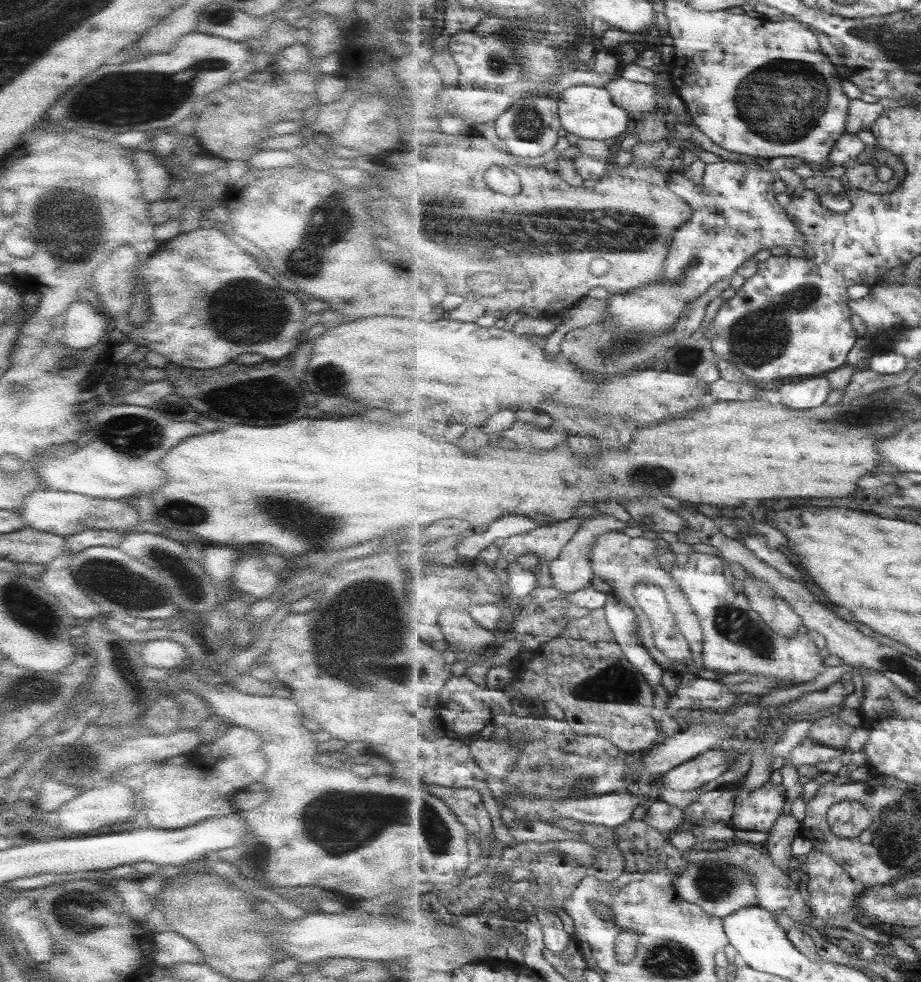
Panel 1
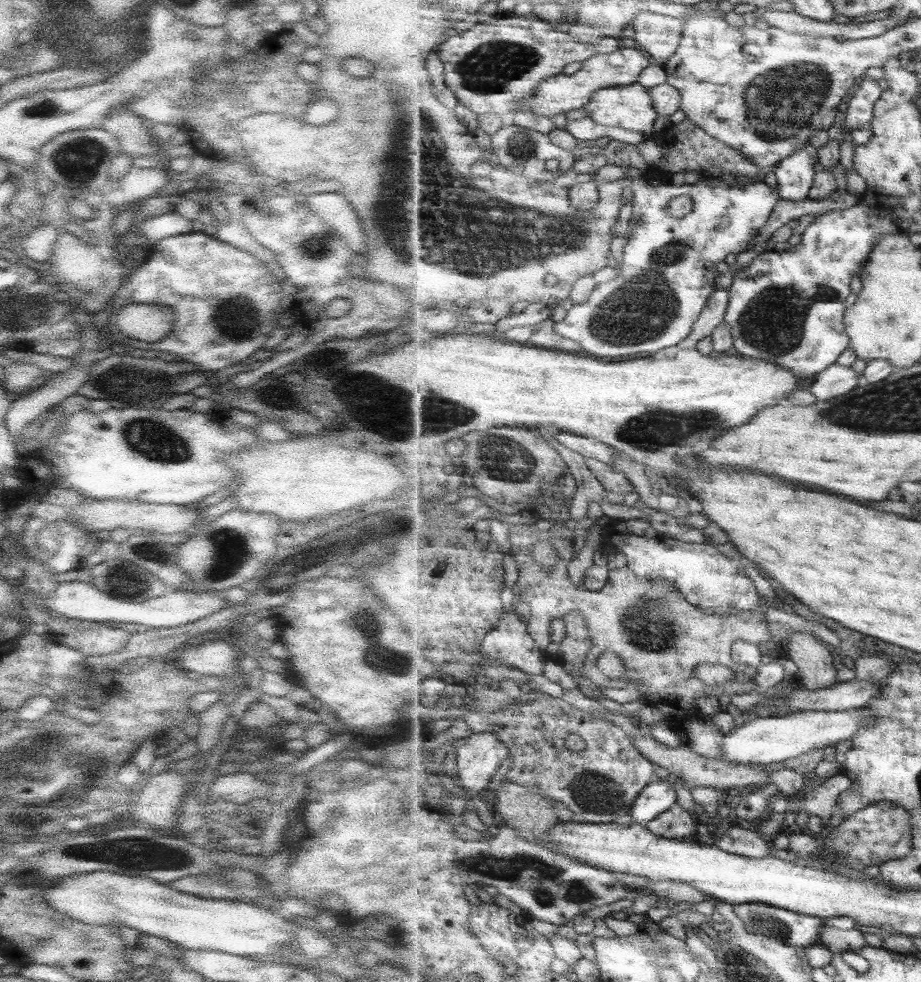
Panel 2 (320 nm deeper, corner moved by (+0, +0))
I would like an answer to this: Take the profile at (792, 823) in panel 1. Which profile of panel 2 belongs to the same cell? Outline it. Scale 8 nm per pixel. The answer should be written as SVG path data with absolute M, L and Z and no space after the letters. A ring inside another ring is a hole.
M844 772L832 776L818 786L807 789L798 804L798 811L805 810L809 815L817 815L819 818L829 820L838 803L839 797L852 787L853 780Z

